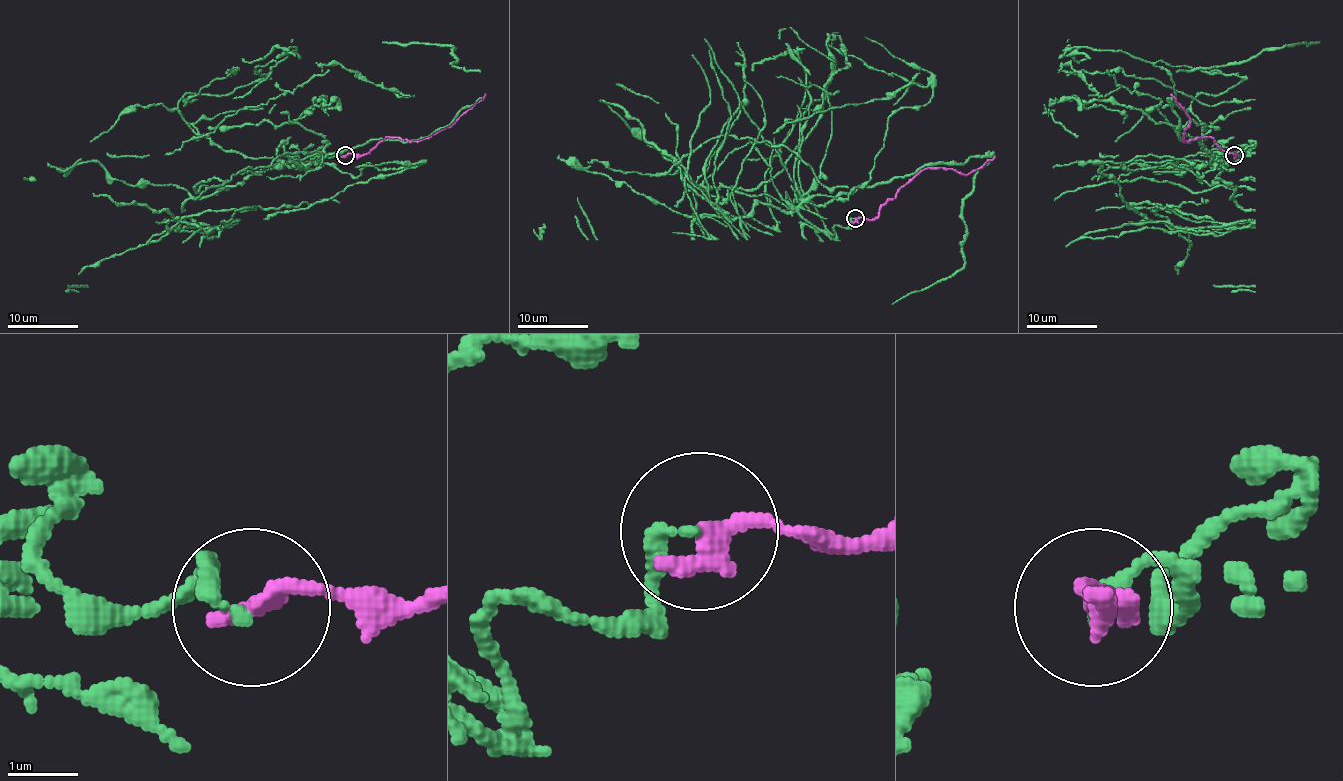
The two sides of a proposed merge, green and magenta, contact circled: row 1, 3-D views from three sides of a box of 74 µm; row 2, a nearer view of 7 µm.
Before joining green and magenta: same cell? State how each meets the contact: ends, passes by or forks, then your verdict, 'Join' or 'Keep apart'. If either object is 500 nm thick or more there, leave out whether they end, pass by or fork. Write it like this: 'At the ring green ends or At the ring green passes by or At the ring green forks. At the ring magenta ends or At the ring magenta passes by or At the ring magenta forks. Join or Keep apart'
At the ring green ends. At the ring magenta ends. Keep apart

